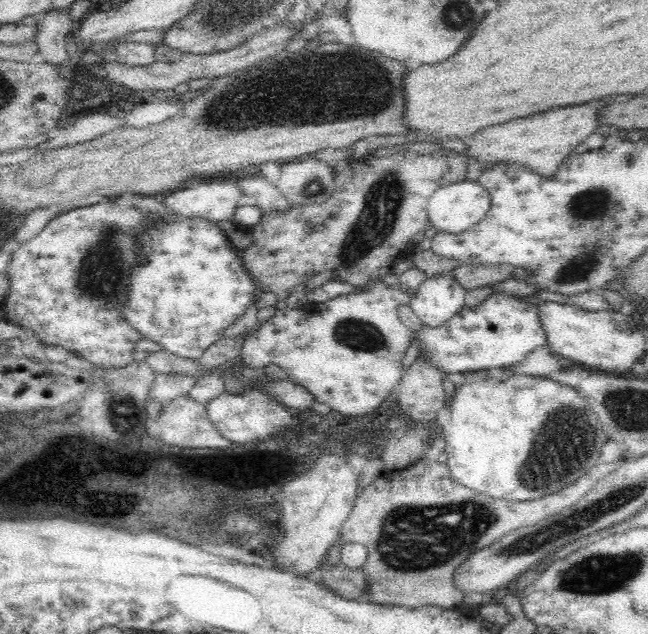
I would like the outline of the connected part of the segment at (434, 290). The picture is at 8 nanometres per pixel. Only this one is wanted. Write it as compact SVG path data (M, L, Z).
M444 272L430 276L417 289L409 292L409 305L422 324L436 328L446 324L464 308L466 292L451 273Z

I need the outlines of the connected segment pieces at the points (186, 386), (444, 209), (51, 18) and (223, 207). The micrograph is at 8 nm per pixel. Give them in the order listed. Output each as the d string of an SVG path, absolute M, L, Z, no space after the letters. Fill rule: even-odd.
M156 374L155 382L149 392L149 397L160 402L163 406L166 402L184 396L192 386L202 377L190 377L186 374Z
M464 179L439 188L427 202L430 224L437 231L459 233L480 222L490 210L490 193L478 181Z
M60 9L44 11L36 23L37 29L34 35L34 43L38 49L38 60L52 65L58 65L58 68L65 66L68 60L66 51L66 37L75 27L68 14L63 14Z
M214 180L196 184L190 188L171 190L166 198L162 198L169 211L183 218L205 218L222 222L231 220L238 198L244 195L237 181Z

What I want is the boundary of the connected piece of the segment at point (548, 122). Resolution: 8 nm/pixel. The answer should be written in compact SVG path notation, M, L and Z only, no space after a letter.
M582 104L582 106L568 106L568 108L552 108L552 110L546 110L542 114L510 120L502 126L494 126L494 128L486 128L486 130L478 132L478 136L474 136L468 142L468 152L464 152L464 154L470 159L482 163L485 168L500 162L518 163L521 168L530 169L538 176L552 176L562 162L573 152L577 144L588 138L598 128L598 112L600 110L596 106Z

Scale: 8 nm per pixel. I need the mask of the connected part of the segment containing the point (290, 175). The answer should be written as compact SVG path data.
M301 158L281 163L280 176L275 183L280 194L294 205L314 206L326 202L335 190L334 171L326 163L315 159Z

